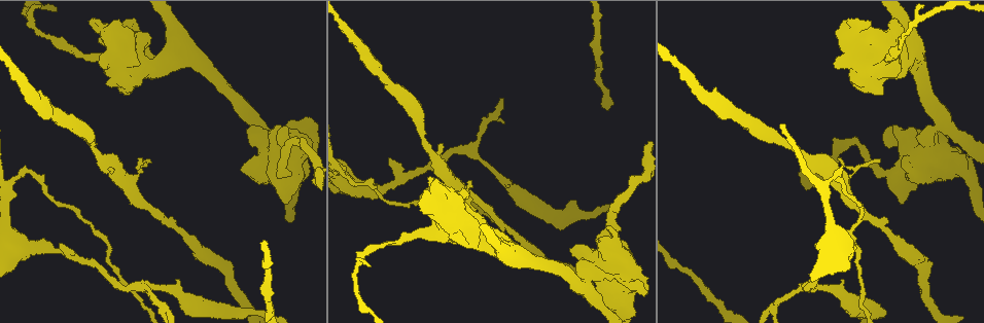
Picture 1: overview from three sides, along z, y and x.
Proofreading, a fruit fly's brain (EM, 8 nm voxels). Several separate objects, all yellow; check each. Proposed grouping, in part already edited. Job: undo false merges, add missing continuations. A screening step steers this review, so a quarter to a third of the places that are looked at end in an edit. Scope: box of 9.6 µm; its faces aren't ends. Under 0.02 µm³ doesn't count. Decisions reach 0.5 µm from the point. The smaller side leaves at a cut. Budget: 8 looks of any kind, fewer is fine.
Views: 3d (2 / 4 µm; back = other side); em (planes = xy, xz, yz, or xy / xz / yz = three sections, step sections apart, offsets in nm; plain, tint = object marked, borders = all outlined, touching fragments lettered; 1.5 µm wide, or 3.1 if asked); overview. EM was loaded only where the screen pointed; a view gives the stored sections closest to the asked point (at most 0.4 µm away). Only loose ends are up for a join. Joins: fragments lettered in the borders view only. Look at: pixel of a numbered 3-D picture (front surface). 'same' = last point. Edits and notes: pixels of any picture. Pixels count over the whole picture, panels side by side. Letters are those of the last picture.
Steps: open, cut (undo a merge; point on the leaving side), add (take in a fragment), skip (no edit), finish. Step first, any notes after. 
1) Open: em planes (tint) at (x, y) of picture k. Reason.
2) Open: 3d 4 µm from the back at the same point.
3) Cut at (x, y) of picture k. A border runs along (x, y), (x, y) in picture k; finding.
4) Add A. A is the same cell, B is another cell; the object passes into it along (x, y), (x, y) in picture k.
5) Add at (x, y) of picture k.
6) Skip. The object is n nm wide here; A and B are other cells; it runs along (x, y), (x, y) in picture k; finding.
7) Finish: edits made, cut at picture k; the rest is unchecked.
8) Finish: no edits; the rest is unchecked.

Open: 3d 4 µm at (107, 81) of picture 1. Free end.

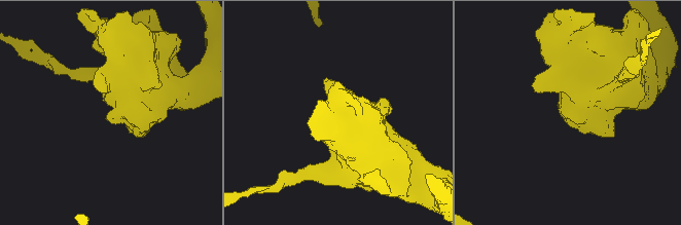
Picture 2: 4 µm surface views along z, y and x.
Open: em planes (borders) at (108, 118) of picture 2. Shape alone is not enough.

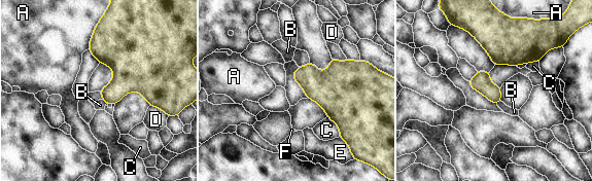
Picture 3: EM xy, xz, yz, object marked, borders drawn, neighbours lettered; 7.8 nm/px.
Skip. A, B, C, D, E and F are other cells; a border runs along (102, 99), (106, 103) in picture 3; no lettered fragment goes on from it.

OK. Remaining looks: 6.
Open: em xz step 4 (borders) at (900, 203) of picture 1. Branch stops here.

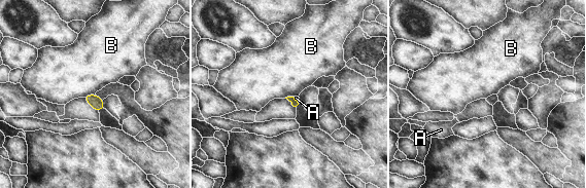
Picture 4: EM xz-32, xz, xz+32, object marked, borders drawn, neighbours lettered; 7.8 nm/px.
Open: em planes (borders) at the same point. Cut it another way.

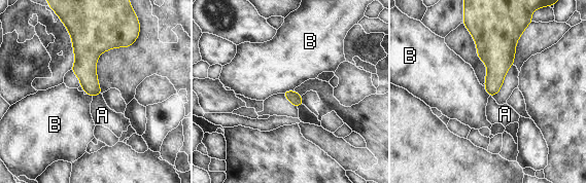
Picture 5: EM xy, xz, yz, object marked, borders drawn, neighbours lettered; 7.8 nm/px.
Skip. The longest contact is with B, 110 nm; A and B are other cells; a border runs along (294, 89), (285, 89), (281, 93) in picture 5; no lettered fragment goes on from it.

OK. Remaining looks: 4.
Open: em xy step 8 (tint) at (494, 116) of picture 1.

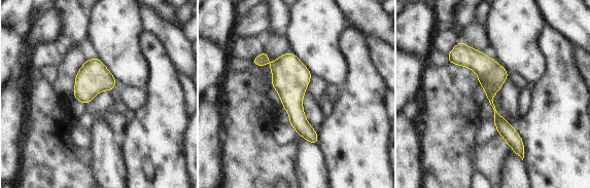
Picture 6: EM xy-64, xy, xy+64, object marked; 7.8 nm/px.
Open: em planes (tint) at the same point.

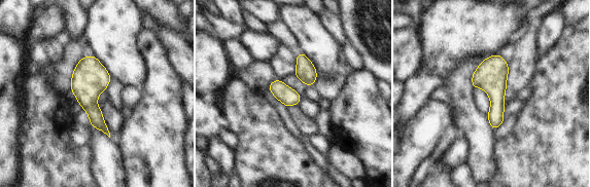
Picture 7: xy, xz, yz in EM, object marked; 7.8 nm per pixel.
Open: em planes (borders) at the same point.

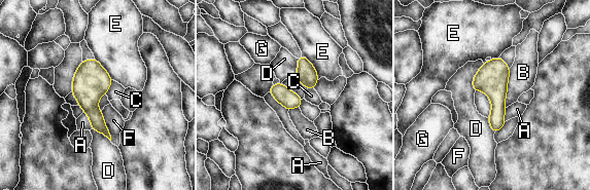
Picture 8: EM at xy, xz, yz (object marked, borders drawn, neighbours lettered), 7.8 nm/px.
Skip. The longest contact is with B, 320 nm; A, B, C, D, E, F and G are other cells; a border runs along (101, 111), (111, 140) in picture 8; all the same neuron.

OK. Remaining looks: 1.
Finish: no edits; the rest is unchecked.

